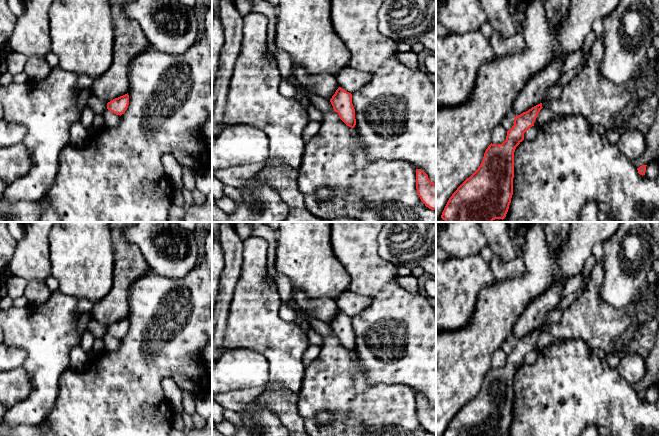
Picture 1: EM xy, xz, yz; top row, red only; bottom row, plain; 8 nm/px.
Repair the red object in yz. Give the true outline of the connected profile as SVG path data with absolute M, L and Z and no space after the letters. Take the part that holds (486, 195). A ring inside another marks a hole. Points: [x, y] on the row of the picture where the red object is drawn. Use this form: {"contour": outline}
{"contour": "M542 103L514 117L514 125L507 131L502 144L490 144L478 169L467 178L449 198L441 218L446 222L492 222L504 219L513 195L514 152L524 140L524 133L532 126L542 109Z"}

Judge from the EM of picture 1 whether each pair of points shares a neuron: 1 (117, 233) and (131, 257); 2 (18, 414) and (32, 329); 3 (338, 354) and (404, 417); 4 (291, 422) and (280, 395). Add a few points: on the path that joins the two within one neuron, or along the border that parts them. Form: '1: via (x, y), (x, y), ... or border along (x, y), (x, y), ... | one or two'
1: via (118, 239), (125, 251) | one
2: via (39, 393), (39, 350) | one
3: via (351, 372), (356, 380), (386, 410) | one
4: via (288, 415), (282, 402) | one

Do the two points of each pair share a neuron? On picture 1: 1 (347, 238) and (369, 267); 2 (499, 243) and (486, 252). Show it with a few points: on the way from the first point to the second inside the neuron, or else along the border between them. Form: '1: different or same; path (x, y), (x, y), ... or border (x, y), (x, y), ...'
1: same; path (354, 245), (362, 260)
2: different; border (488, 245), (493, 253)

